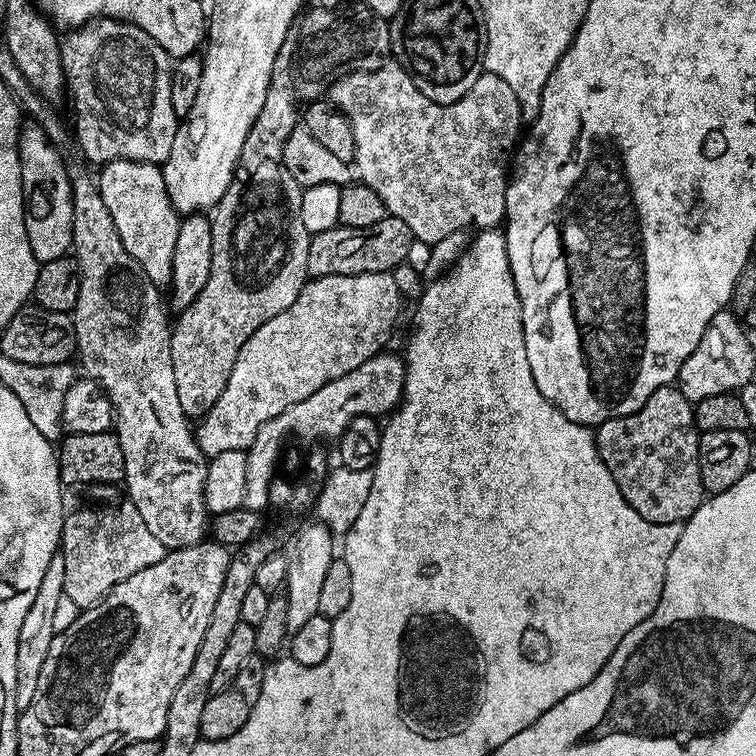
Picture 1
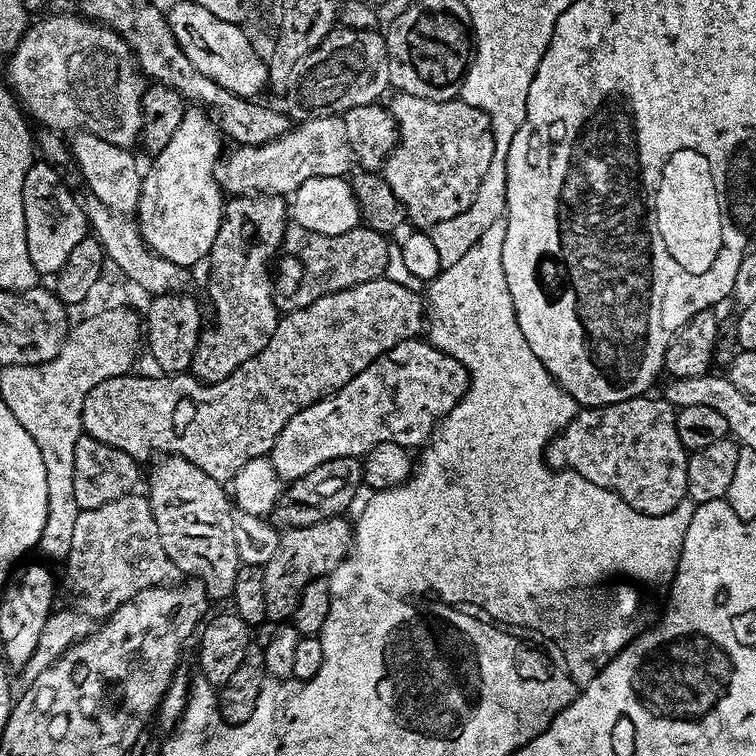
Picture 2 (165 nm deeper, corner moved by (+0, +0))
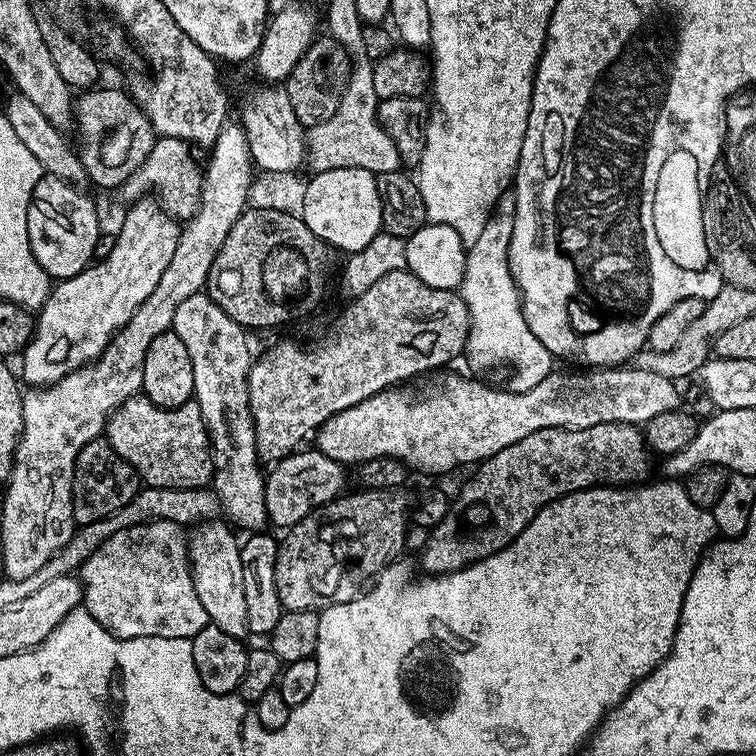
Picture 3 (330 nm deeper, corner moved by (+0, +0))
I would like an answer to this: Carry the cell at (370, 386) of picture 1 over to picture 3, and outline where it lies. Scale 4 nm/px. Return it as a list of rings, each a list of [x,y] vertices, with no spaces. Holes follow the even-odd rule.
[[[617,366],[615,368],[601,368],[599,370],[572,370],[576,372],[560,372],[553,370],[546,378],[542,378],[542,382],[538,382],[538,386],[534,386],[525,392],[514,392],[505,390],[499,392],[496,388],[480,388],[480,384],[476,380],[467,380],[464,376],[448,376],[444,380],[444,388],[436,388],[433,392],[428,392],[425,396],[411,396],[408,392],[403,392],[403,387],[397,386],[386,392],[379,392],[370,398],[366,398],[362,402],[358,402],[358,406],[350,406],[350,410],[342,410],[338,414],[330,417],[324,425],[315,433],[315,447],[322,454],[326,454],[326,458],[334,458],[339,464],[345,466],[359,466],[365,460],[377,460],[383,456],[390,458],[398,458],[409,469],[417,468],[420,472],[429,472],[430,475],[436,476],[439,472],[452,472],[455,468],[464,468],[467,464],[475,465],[481,460],[489,460],[494,454],[498,454],[498,450],[506,450],[506,446],[514,446],[514,442],[522,442],[522,438],[534,434],[538,430],[546,430],[547,428],[569,428],[570,430],[586,430],[590,426],[602,426],[603,424],[635,424],[643,426],[648,423],[650,418],[658,418],[658,414],[666,414],[670,410],[680,408],[680,392],[677,381],[670,378],[662,378],[662,374],[654,374],[648,370],[642,370],[635,366]]]

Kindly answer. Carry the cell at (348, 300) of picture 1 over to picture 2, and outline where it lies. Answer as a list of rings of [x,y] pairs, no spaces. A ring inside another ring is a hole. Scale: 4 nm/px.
[[[385,278],[362,282],[358,286],[350,286],[346,290],[326,294],[322,298],[310,302],[310,306],[305,308],[295,308],[293,312],[283,313],[270,342],[266,342],[266,346],[262,346],[260,353],[254,358],[250,358],[250,362],[242,362],[242,366],[238,366],[238,370],[234,370],[234,374],[222,378],[222,382],[205,384],[203,380],[197,380],[191,374],[155,374],[156,376],[129,374],[106,378],[102,382],[98,382],[98,386],[94,386],[94,390],[90,390],[90,394],[86,394],[86,402],[82,402],[82,429],[87,435],[98,438],[98,442],[106,442],[106,446],[114,446],[118,450],[130,454],[138,462],[145,462],[144,460],[148,459],[151,461],[157,454],[181,456],[186,458],[186,462],[198,466],[198,470],[210,474],[210,478],[228,482],[242,466],[246,466],[246,462],[259,456],[268,456],[271,453],[278,434],[282,434],[282,426],[286,426],[286,422],[290,422],[290,418],[294,418],[294,414],[298,414],[298,410],[318,402],[324,396],[330,396],[337,392],[342,386],[346,386],[346,382],[350,382],[350,378],[362,374],[362,370],[366,370],[366,366],[370,366],[370,362],[374,362],[374,358],[378,358],[386,350],[398,346],[398,342],[417,339],[425,331],[425,328],[426,304],[419,291],[407,289],[406,286],[400,286]]]

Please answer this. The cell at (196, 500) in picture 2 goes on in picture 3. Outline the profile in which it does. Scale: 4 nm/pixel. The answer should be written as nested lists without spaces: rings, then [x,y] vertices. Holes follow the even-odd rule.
[[[213,518],[195,525],[187,537],[192,581],[194,590],[198,590],[198,599],[202,606],[206,606],[210,623],[218,626],[218,630],[226,630],[226,634],[244,640],[249,631],[246,622],[246,589],[242,587],[241,541],[236,540],[237,533],[227,523],[219,524],[218,521]]]

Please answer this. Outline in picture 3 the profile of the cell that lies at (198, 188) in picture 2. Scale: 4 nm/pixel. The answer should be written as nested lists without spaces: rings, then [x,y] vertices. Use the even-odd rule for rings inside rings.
[[[141,198],[129,208],[132,209],[125,214],[124,221],[120,224],[120,233],[117,234],[112,249],[105,254],[104,261],[83,268],[74,278],[59,281],[49,292],[48,301],[38,310],[32,339],[22,349],[24,361],[18,367],[25,385],[56,384],[71,372],[93,364],[104,353],[113,336],[124,329],[130,318],[134,318],[138,306],[142,306],[142,302],[146,302],[146,298],[154,294],[154,286],[162,282],[162,274],[166,274],[166,268],[174,258],[174,250],[178,250],[180,245],[181,225],[152,198]]]

